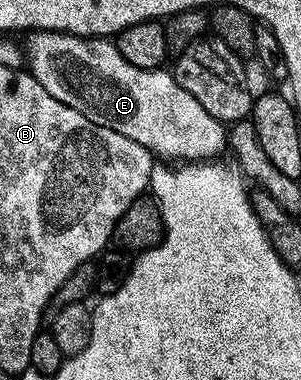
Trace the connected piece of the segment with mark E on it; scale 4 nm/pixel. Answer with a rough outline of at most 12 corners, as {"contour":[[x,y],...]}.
{"contour":[[31,32],[29,73],[163,160],[210,162],[229,130],[166,69],[105,38]]}

